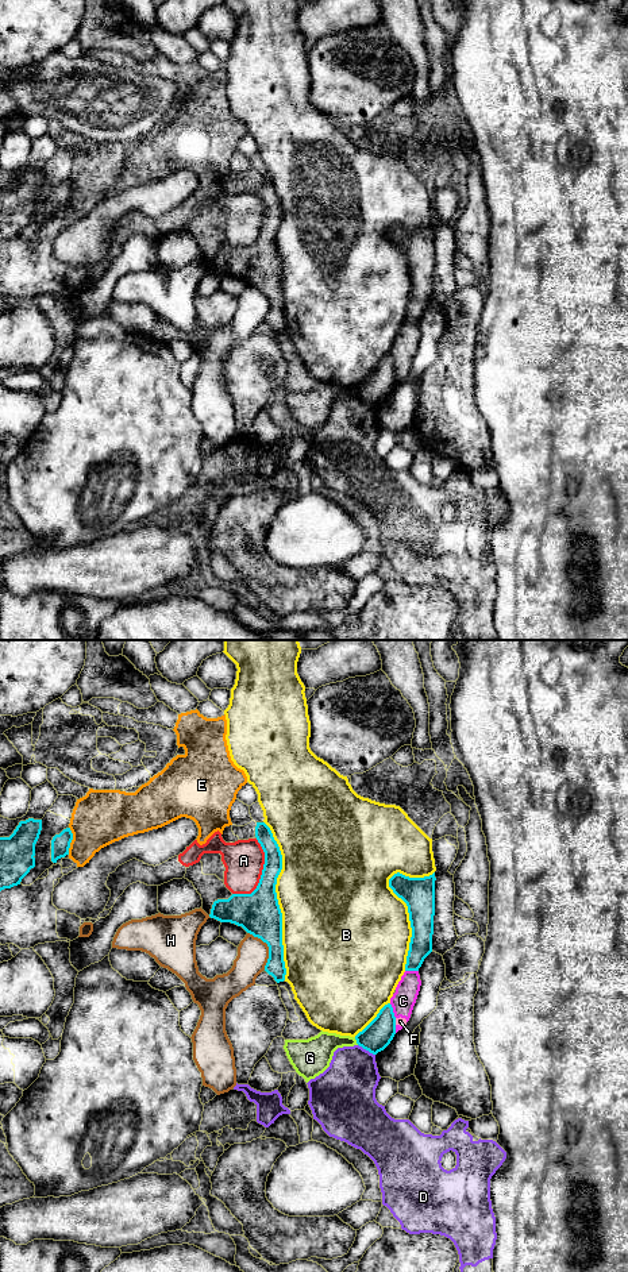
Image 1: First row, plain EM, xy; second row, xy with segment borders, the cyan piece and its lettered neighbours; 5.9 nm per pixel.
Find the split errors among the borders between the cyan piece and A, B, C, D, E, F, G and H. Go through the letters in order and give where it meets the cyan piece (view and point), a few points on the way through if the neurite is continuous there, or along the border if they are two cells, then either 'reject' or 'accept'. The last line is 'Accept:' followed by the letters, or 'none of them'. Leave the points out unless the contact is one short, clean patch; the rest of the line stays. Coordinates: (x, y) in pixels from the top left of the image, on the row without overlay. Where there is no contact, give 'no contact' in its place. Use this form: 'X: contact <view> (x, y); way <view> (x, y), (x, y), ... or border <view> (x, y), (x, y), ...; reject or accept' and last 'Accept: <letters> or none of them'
A: contact xy (261, 227); reject
B: contact xy (277, 253); reject
C: contact xy (392, 362); reject
D: contact xy (366, 401); reject
E: contact xy (72, 191); reject
F: contact xy (395, 373); border xy (395, 370), (396, 376); reject
G: contact xy (357, 393); border xy (354, 389), (358, 396); reject
H: contact xy (268, 297); reject
Accept: none of them

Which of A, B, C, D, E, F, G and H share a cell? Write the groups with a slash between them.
A E / B / C F / D / G / H

